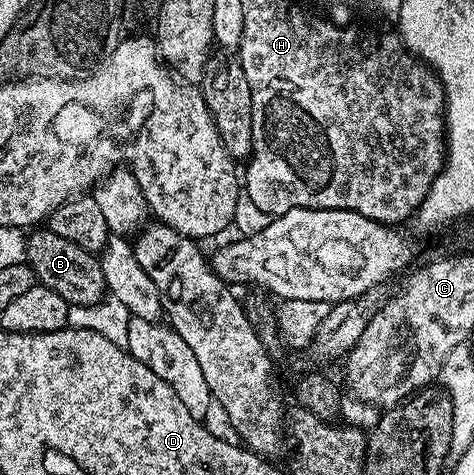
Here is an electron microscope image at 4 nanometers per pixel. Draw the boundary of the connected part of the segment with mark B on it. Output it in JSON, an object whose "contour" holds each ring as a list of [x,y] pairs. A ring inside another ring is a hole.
{"contour":[[[42,226],[25,237],[25,263],[34,274],[39,285],[66,300],[67,305],[97,304],[103,299],[104,285],[99,261],[81,245],[68,238],[62,238],[48,227]],[[39,231],[39,232],[38,232]],[[31,235],[31,236],[30,236]]]}

